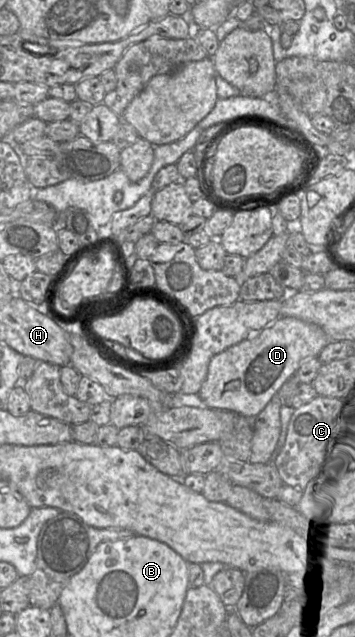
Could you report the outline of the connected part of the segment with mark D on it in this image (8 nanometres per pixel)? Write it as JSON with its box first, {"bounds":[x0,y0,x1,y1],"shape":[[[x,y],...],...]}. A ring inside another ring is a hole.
{"bounds":[198,317,330,418],"shape":[[[279,317],[273,323],[212,357],[198,392],[204,406],[255,418],[306,360],[317,357],[330,342],[324,330],[294,317]]]}

